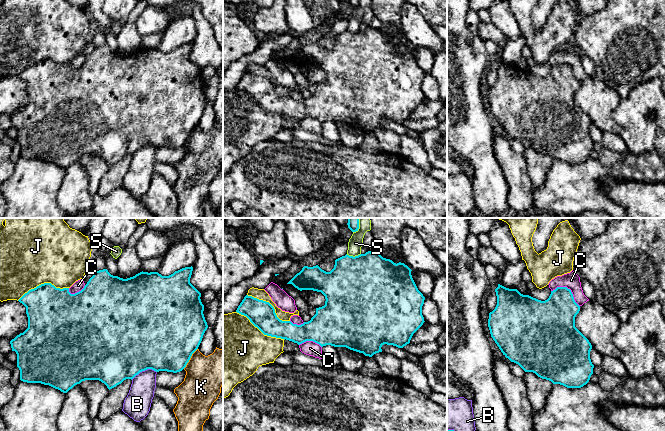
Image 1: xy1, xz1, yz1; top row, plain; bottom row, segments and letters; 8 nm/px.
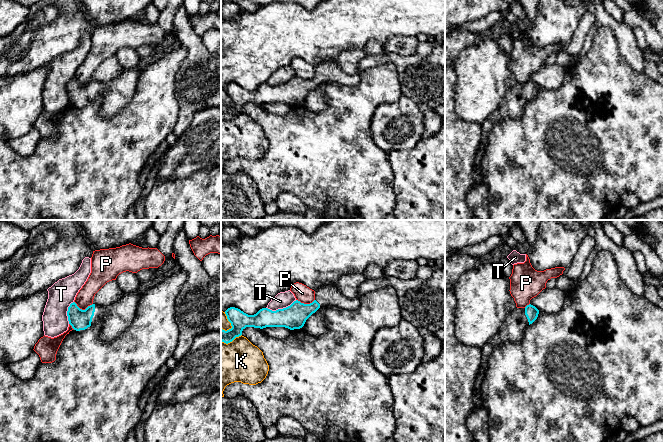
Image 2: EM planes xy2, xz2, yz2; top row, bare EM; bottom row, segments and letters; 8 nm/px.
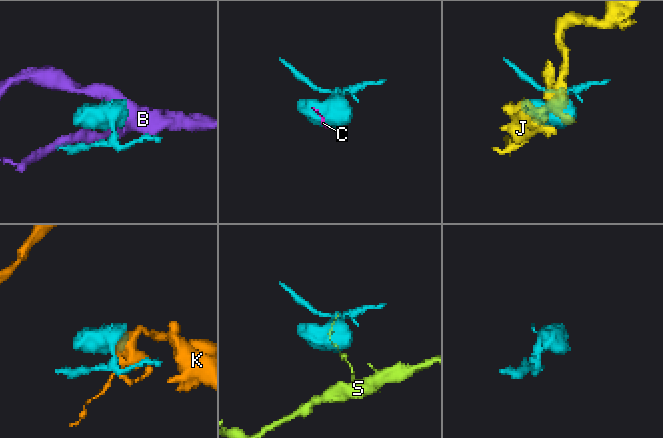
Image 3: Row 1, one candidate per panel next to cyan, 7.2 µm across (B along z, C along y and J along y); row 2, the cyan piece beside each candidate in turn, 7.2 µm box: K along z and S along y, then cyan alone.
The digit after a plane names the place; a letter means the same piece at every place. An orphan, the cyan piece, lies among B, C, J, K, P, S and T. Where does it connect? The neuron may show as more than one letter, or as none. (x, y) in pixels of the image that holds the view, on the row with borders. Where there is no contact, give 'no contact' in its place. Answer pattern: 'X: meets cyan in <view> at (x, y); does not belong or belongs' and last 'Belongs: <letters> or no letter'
B: meets cyan in xy1 at (143, 370); does not belong
C: meets cyan in yz1 at (569, 289); does not belong
J: meets cyan in xy1 at (42, 284); does not belong
K: meets cyan in xy1 at (190, 357); does not belong
P: meets cyan in xy2 at (83, 310); does not belong
S: meets cyan in xz1 at (352, 256); does not belong
T: meets cyan in xz2 at (281, 309); does not belong
Belongs: no letter

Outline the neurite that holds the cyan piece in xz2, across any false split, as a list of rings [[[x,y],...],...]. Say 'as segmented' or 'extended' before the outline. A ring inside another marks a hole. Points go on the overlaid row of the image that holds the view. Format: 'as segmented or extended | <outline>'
extended | [[[332,284],[315,290],[315,300],[310,304],[304,304],[296,300],[286,308],[276,311],[262,308],[254,315],[248,315],[238,308],[230,307],[225,311],[225,314],[232,328],[227,331],[221,328],[221,341],[226,344],[232,342],[236,337],[242,335],[242,331],[246,327],[300,329],[320,307],[335,306],[340,309],[356,311],[360,304],[359,298],[344,296],[335,284]]]

